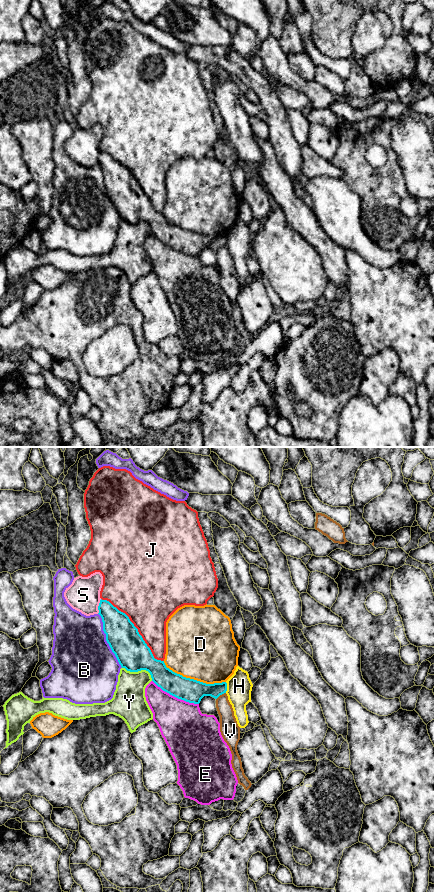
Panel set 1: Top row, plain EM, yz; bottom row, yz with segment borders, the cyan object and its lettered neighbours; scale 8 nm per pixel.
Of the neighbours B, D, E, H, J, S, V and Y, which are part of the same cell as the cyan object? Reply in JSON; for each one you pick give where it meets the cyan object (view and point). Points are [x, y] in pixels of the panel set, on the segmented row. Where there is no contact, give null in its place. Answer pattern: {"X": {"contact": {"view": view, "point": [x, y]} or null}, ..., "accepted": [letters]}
{"accepted": []}

